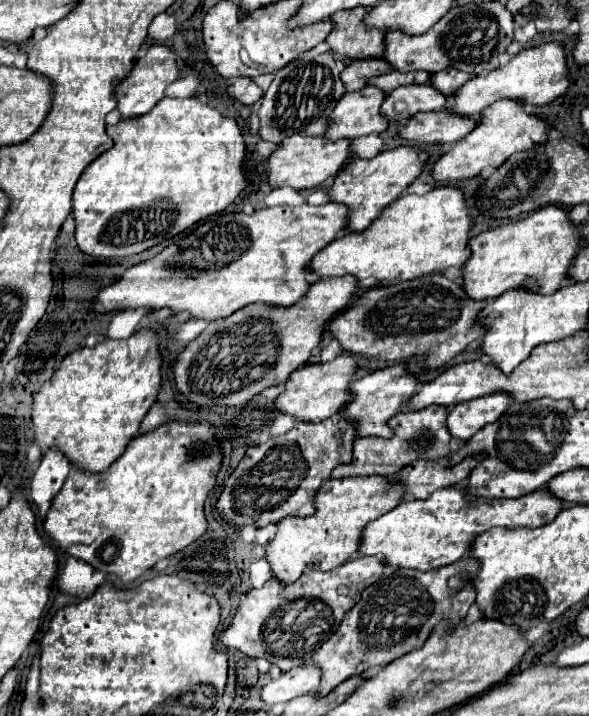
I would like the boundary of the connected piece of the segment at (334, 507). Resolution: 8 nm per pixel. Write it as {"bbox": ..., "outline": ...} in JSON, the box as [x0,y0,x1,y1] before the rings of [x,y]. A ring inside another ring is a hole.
{"bbox":[266,475,404,583],"outline":[[[380,475],[372,477],[342,477],[342,479],[328,479],[316,493],[316,513],[310,517],[286,517],[278,523],[278,545],[282,547],[266,547],[266,557],[272,563],[272,573],[290,583],[296,581],[304,565],[318,565],[322,571],[330,571],[352,557],[356,557],[360,549],[360,533],[364,531],[364,525],[374,521],[376,517],[388,513],[396,505],[400,505],[404,497],[404,489],[396,485],[396,481]],[[288,541],[306,541],[300,543],[300,547],[292,545],[288,547]]]}

